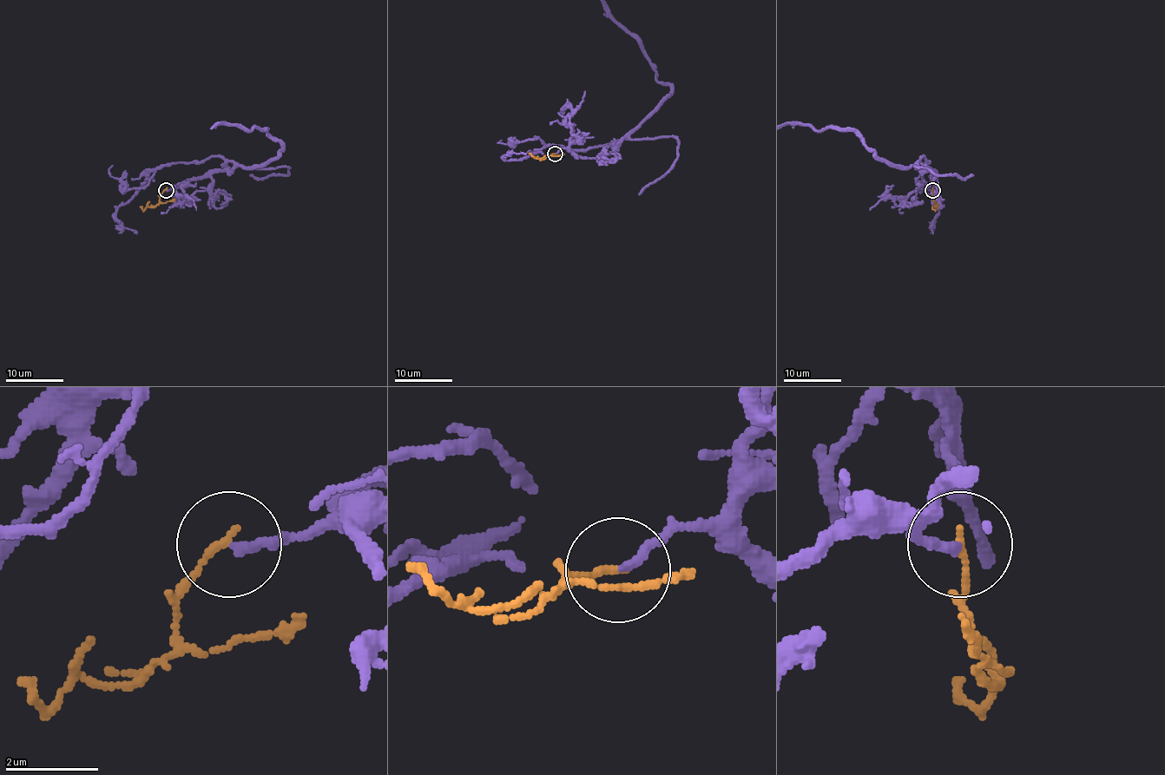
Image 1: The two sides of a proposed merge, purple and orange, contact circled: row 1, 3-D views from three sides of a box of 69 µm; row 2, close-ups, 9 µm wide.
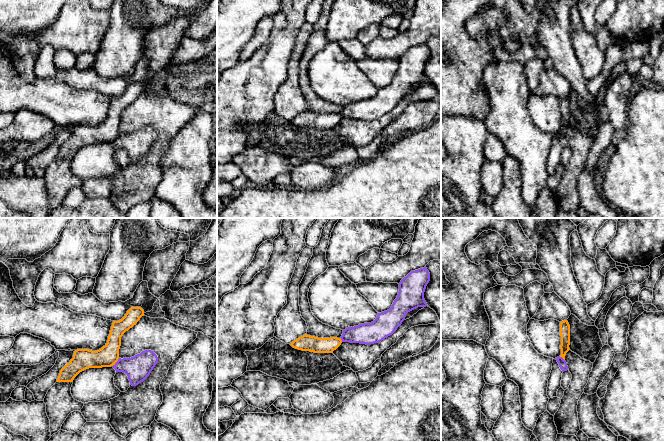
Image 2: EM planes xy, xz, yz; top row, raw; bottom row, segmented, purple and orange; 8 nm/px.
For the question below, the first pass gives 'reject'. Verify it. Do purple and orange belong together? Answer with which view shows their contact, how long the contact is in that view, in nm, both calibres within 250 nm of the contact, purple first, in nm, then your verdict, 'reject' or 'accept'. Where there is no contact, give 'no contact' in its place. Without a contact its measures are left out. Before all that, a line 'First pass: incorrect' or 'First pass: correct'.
First pass: correct
xy | 90 nm | 200/170 nm | reject

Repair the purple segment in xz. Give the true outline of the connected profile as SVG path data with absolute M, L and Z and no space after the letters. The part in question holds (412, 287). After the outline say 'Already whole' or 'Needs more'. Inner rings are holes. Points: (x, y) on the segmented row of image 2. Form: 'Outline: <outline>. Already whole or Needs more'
Outline: M426 267L411 271L399 283L399 292L391 308L378 313L371 323L359 324L343 330L342 342L374 344L392 335L405 320L406 314L418 307L426 307L424 292L430 281Z. Already whole

